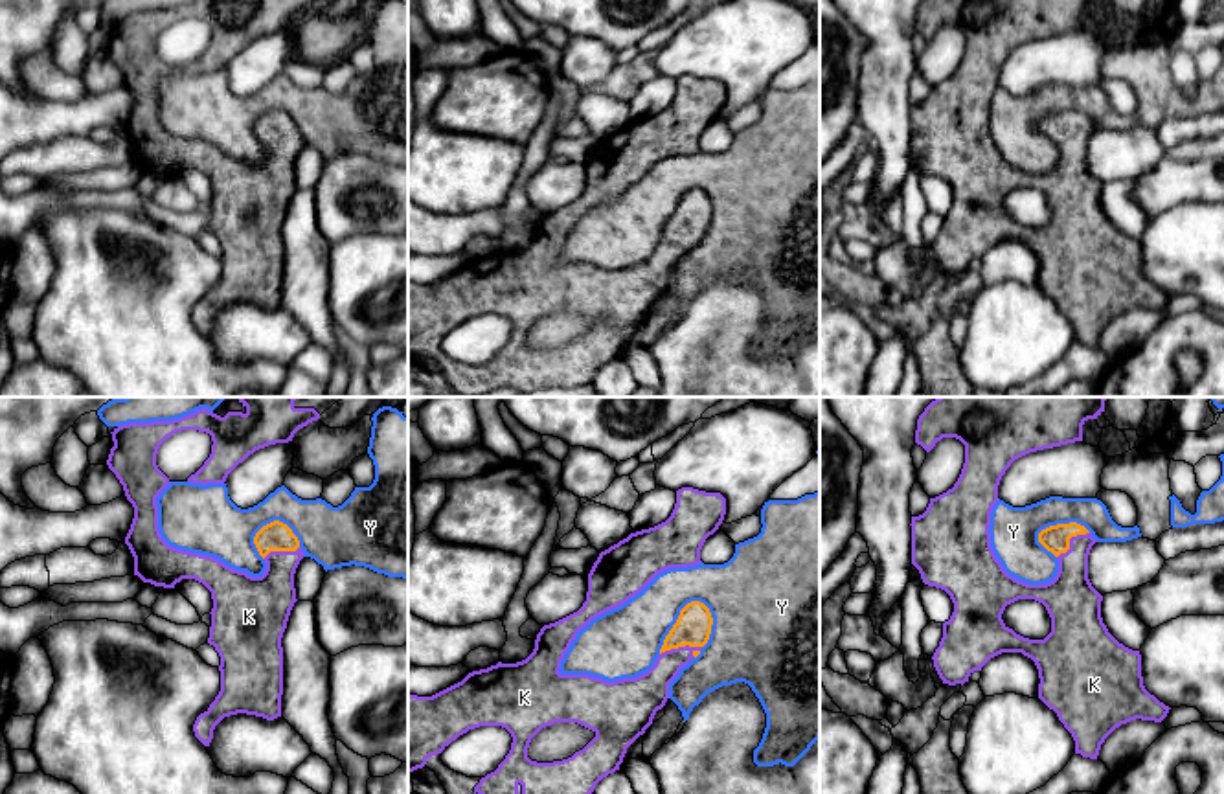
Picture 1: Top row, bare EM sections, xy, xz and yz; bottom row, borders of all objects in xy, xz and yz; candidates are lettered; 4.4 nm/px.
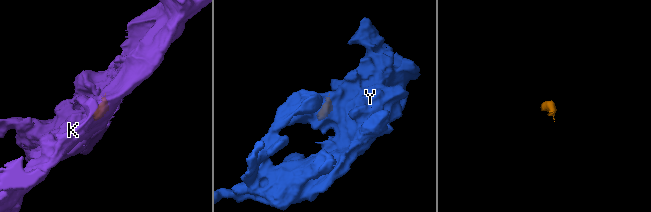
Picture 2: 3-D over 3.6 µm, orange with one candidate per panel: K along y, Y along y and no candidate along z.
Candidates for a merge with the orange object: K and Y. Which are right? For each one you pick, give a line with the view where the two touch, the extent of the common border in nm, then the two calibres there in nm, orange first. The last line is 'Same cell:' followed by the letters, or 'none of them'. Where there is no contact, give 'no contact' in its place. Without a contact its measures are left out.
K: contact in xz; length 190 nm; calibres 160 and 170 nm
Same cell: K

